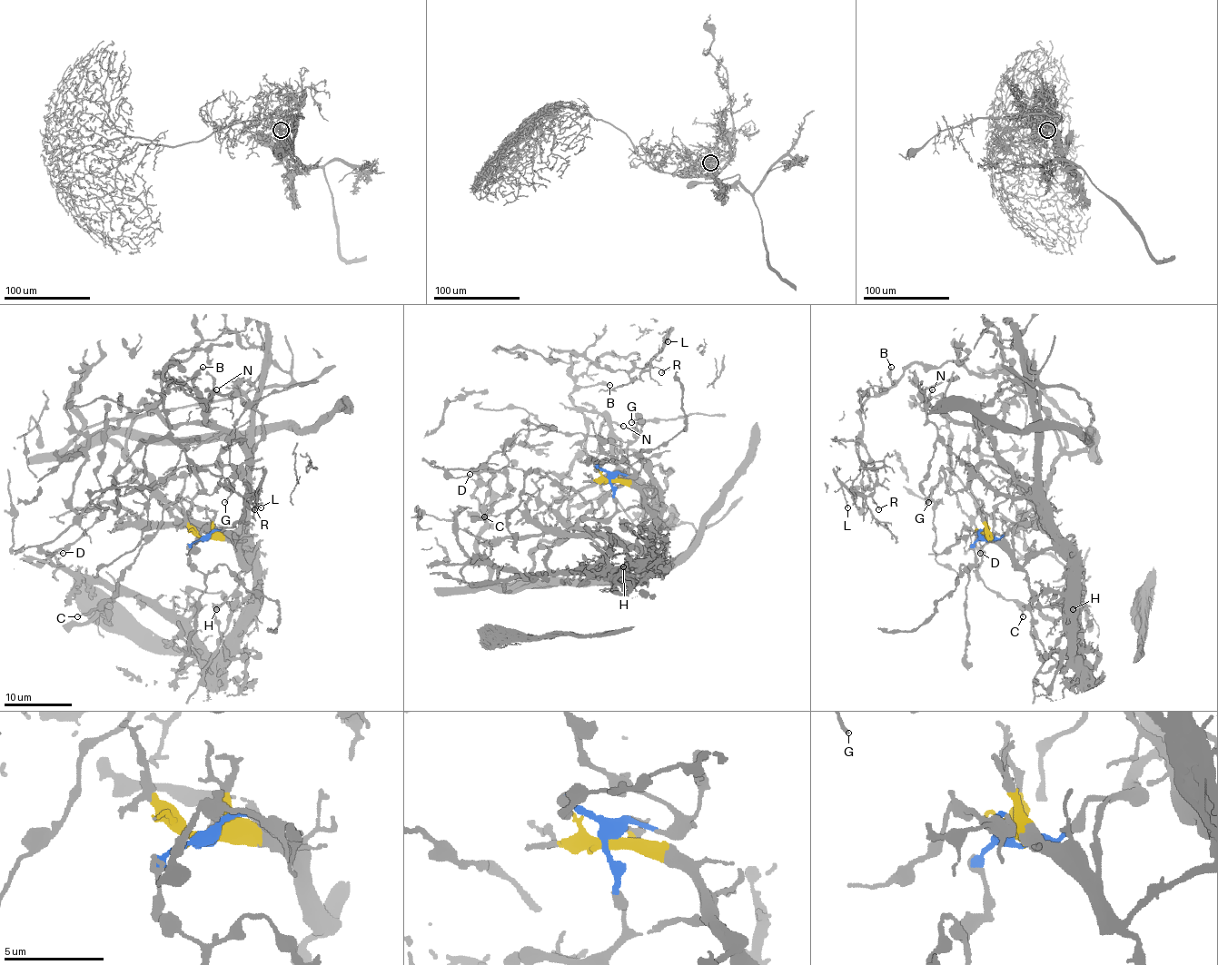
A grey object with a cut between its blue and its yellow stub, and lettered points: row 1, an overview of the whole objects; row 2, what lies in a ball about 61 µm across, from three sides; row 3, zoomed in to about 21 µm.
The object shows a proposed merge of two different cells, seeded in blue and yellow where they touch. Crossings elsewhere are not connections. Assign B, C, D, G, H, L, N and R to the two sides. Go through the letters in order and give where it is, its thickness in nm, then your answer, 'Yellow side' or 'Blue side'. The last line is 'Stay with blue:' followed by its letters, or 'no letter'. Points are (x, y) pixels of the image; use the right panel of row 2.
B: Place: (891, 367). Thickness 200 nm. Blue side
C: Place: (1023, 616). Thickness 110 nm. Blue side
D: Place: (980, 553). Thickness 130 nm. Blue side
G: Place: (928, 502). Thickness 150 nm. Blue side
H: Place: (1073, 609). Thickness 240 nm. Yellow side
L: Place: (847, 507). Thickness 140 nm. Blue side
N: Place: (932, 389). Thickness 220 nm. Yellow side
R: Place: (878, 509). Thickness 90 nm. Blue side
Stay with blue: B, C, D, G, L, R

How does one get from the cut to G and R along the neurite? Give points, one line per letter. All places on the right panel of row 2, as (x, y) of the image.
G: (985, 538), (1025, 521), (1045, 489), (999, 467), (965, 465), (938, 441), (921, 484), (928, 503)
R: (985, 538), (1025, 521), (1059, 453), (1047, 410), (1012, 373), (916, 363), (862, 408), (878, 509)

